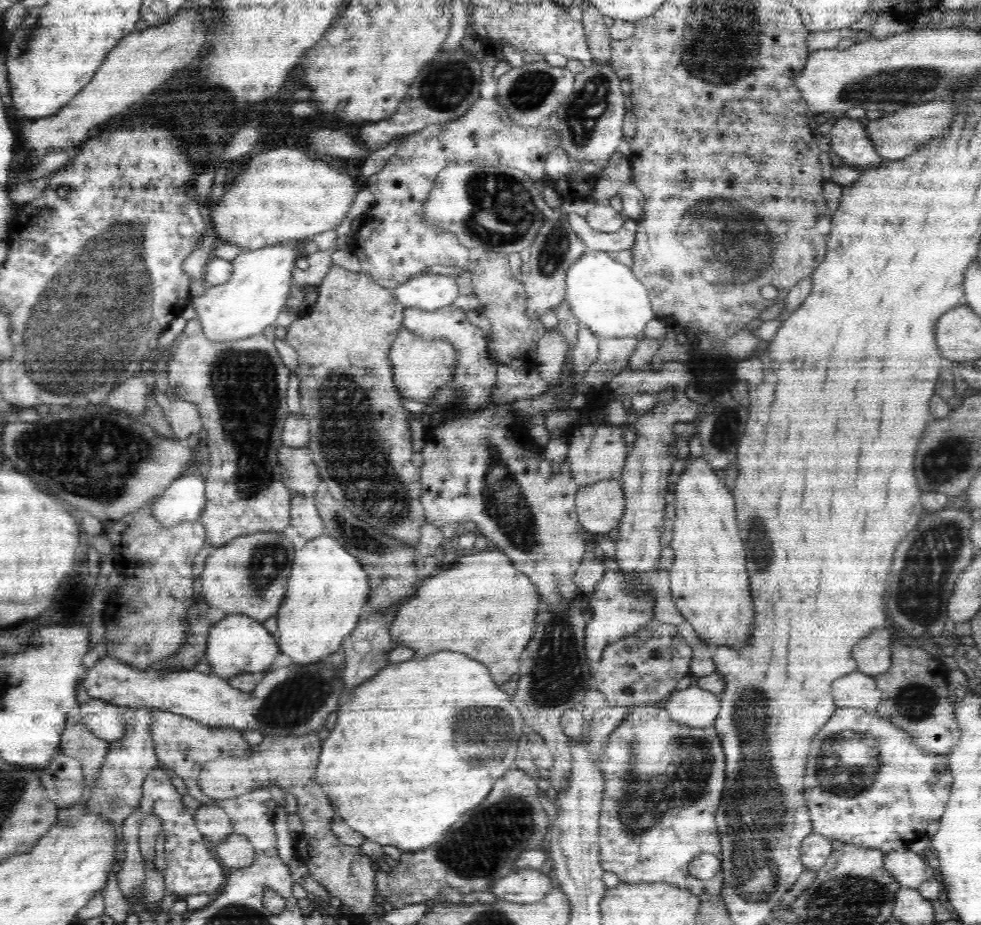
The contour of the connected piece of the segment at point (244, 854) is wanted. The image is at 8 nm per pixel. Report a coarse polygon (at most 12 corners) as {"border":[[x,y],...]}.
{"border":[[236,833],[212,848],[228,871],[254,864],[252,841]]}

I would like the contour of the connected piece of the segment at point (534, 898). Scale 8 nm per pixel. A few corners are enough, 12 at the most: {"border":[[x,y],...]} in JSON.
{"border":[[524,868],[494,880],[494,899],[530,904],[542,900],[552,880]]}

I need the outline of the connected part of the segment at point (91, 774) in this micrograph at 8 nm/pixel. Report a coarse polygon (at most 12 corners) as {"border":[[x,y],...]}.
{"border":[[80,704],[68,712],[58,749],[80,762],[89,782],[110,742],[82,722]]}

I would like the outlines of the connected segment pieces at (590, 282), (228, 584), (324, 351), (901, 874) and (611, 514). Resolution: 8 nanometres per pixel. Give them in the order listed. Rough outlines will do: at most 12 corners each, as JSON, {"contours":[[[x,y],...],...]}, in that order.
{"contours":[[[586,252],[566,272],[573,316],[636,337],[652,299],[631,268]],[[282,532],[213,548],[202,599],[263,623],[286,596],[295,552]],[[333,266],[287,328],[323,489],[427,523],[390,348],[405,308]],[[894,851],[884,867],[900,887],[917,888],[935,875],[923,854]],[[620,479],[579,486],[584,532],[609,534],[625,512]]]}

